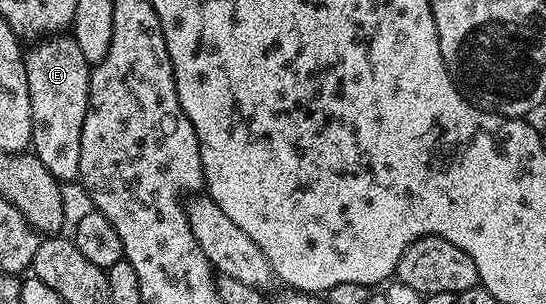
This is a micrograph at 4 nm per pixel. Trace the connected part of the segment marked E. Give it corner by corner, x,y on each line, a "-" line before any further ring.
59,33
35,42
25,52
28,93
32,105
32,155
59,181
77,180
80,169
80,137
90,104
92,65
69,34

